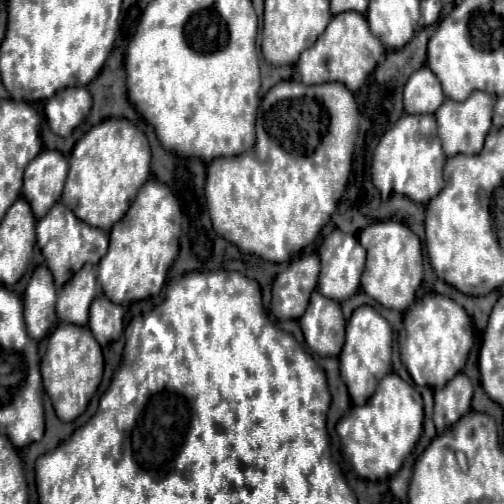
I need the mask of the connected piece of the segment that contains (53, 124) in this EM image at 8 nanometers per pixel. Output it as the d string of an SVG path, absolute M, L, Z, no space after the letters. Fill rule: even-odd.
M64 88L46 102L46 120L54 134L70 136L72 130L88 116L92 96L86 88Z

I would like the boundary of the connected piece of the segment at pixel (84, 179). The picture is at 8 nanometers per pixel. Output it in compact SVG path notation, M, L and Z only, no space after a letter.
M108 118L96 124L82 140L76 142L70 158L62 204L80 220L102 230L110 230L128 210L138 188L150 176L150 146L144 132L124 118Z

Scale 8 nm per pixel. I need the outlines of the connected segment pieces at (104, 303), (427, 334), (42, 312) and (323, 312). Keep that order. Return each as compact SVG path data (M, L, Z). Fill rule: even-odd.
M106 296L94 298L90 306L90 320L88 326L92 328L92 334L96 336L100 346L106 346L122 334L124 328L124 308L118 304L112 304Z
M428 294L418 298L404 314L406 340L400 348L402 364L408 368L416 386L442 388L466 364L470 346L474 342L474 324L452 298L442 294Z
M42 264L34 270L24 292L24 320L28 334L36 340L44 338L56 322L56 288L50 270Z
M314 290L308 308L300 318L310 350L318 356L338 356L344 346L344 324L340 304Z

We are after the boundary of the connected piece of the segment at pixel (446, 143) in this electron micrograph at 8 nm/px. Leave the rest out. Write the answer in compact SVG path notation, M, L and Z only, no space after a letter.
M472 92L468 100L454 102L444 100L444 104L436 110L438 120L438 136L442 140L442 148L446 156L456 154L478 154L484 146L484 138L492 124L494 98L488 92Z

